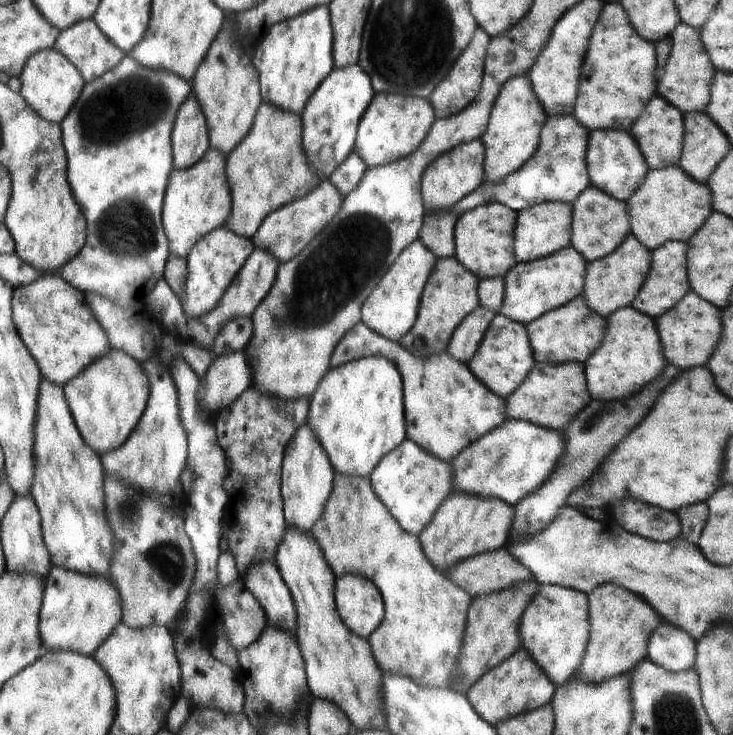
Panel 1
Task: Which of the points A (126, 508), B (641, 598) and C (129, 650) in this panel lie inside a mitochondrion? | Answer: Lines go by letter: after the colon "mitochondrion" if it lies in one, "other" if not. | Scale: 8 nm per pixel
A: mitochondrion
B: other
C: other

